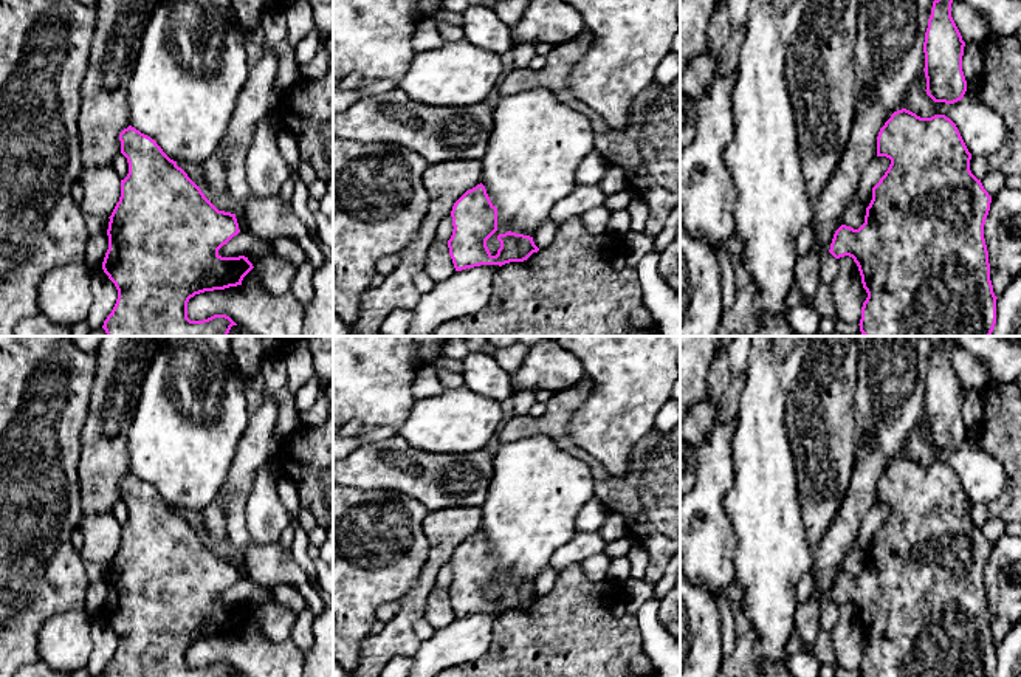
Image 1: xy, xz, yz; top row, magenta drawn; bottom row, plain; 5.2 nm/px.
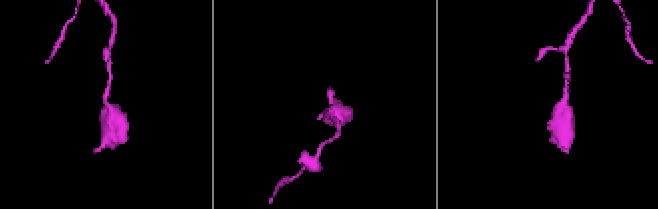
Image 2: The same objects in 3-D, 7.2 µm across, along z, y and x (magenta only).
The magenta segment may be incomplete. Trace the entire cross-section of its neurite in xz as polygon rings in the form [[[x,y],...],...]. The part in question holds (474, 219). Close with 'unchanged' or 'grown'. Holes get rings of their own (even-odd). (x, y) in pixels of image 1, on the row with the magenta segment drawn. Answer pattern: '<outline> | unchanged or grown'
[[[480,183],[466,191],[452,206],[452,235],[448,240],[449,256],[455,271],[480,265],[505,265],[524,262],[539,248],[533,237],[505,232],[499,234],[500,248],[493,256],[486,240],[497,231],[497,208],[491,203],[485,186]]] | unchanged

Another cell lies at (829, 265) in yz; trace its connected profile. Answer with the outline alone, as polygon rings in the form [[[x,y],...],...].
[[[830,253],[821,256],[821,282],[826,285],[834,285],[835,279],[840,273],[838,259],[835,259]]]

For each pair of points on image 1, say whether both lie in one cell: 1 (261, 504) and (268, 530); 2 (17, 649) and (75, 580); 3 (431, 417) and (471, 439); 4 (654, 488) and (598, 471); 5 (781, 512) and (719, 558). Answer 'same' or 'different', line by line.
1: same
2: same
3: same
4: same
5: different

